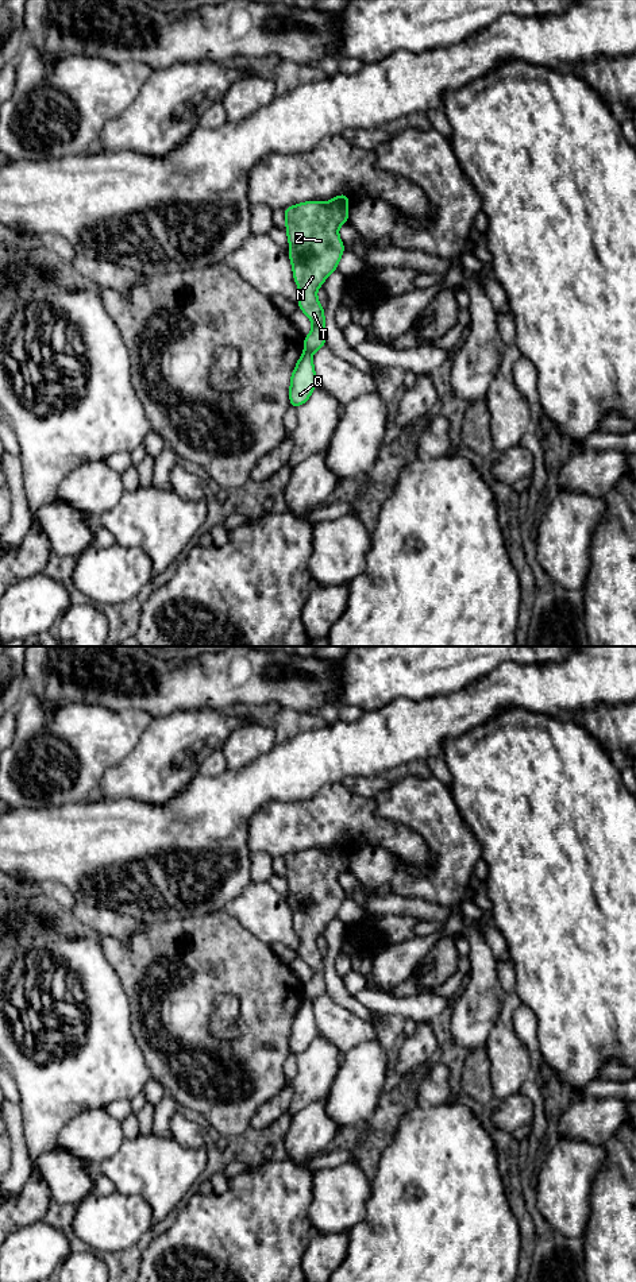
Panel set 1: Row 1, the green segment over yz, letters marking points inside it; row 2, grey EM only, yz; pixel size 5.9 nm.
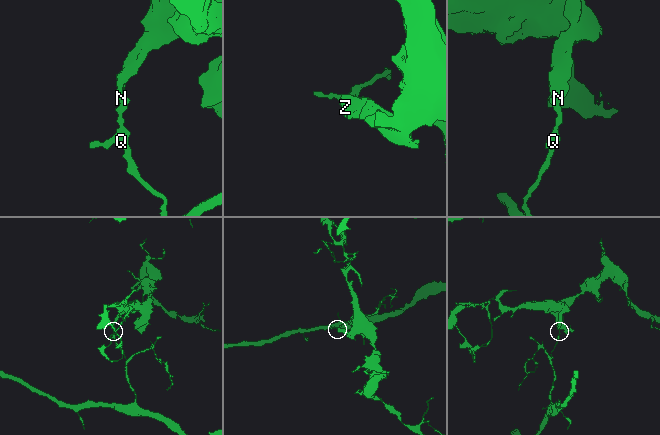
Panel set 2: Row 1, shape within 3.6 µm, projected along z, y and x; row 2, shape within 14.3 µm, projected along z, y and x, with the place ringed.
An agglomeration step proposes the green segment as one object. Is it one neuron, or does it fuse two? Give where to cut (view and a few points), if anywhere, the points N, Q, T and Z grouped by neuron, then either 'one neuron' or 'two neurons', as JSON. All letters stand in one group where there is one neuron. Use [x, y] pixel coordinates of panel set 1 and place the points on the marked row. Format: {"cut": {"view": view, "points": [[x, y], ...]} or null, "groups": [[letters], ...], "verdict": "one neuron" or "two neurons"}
{"cut": {"view": "yz", "points": [[305, 348], [312, 352]]}, "groups": [["N", "T", "Z"], ["Q"]], "verdict": "two neurons"}

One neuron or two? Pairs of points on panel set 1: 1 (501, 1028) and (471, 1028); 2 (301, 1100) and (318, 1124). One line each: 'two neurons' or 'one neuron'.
1: two neurons
2: two neurons

